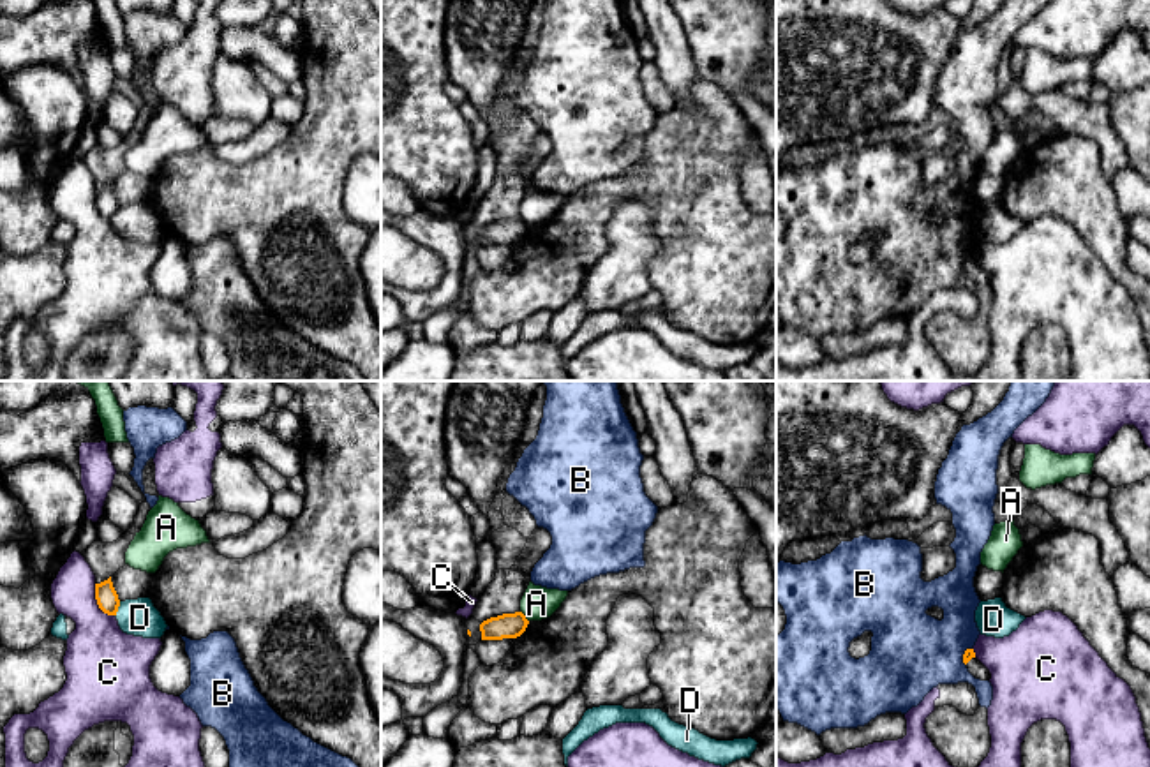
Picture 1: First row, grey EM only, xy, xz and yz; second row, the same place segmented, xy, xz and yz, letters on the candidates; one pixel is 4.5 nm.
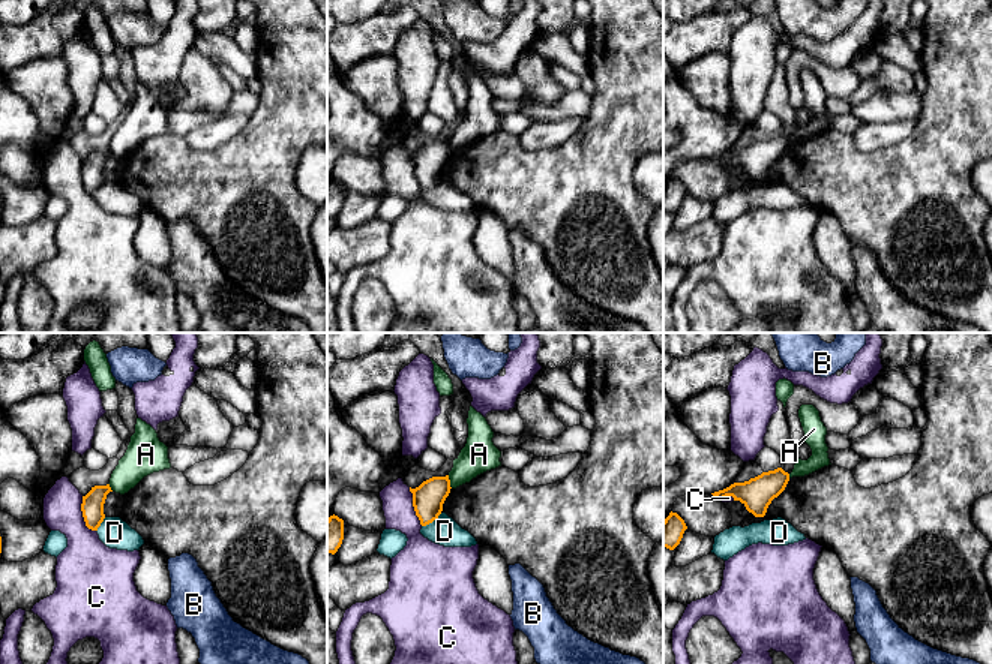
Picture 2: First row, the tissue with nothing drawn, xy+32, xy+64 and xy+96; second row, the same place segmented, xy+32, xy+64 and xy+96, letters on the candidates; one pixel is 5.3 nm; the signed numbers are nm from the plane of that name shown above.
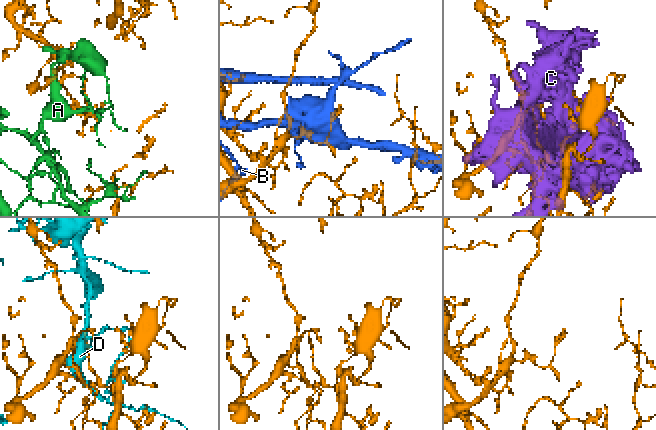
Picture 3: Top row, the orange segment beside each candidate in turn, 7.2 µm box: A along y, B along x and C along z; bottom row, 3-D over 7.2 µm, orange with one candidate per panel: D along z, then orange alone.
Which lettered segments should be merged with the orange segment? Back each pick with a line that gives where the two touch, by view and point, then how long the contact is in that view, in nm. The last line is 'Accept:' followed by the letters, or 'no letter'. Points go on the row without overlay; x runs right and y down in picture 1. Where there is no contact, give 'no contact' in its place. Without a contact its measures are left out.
Accept: no letter

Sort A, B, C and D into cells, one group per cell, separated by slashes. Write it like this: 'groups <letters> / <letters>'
groups A / B / C / D

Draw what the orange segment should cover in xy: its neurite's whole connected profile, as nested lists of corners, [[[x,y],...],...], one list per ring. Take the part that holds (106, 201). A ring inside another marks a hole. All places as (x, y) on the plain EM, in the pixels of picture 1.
[[[111,182],[101,189],[95,189],[95,205],[99,213],[108,220],[116,220],[120,205],[113,192]]]

